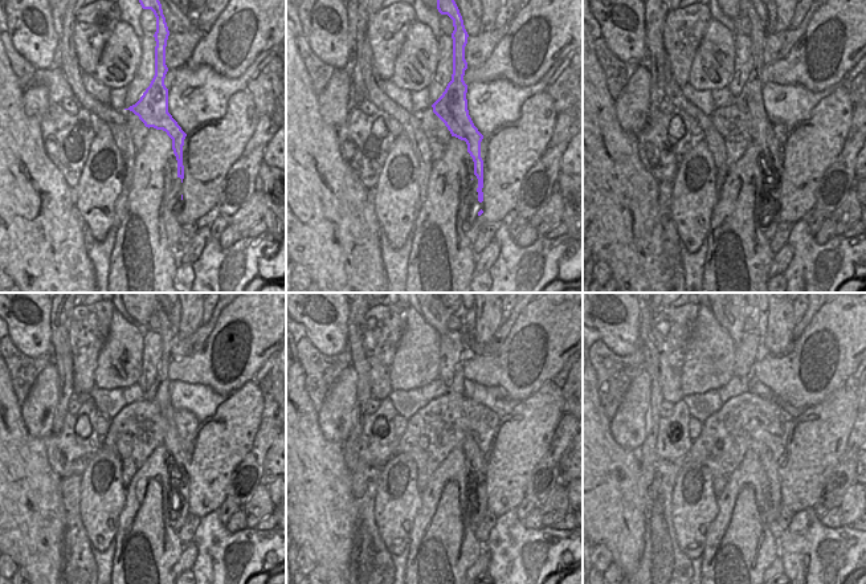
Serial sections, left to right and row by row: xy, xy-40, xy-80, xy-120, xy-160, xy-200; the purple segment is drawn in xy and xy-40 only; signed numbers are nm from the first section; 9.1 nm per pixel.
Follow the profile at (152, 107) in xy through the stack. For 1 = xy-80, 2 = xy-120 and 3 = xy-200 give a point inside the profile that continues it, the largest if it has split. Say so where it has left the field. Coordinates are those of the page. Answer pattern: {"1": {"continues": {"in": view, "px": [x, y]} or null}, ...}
{"1": {"continues": {"in": "xy-80", "px": [750, 102]}}, "2": {"continues": {"in": "xy-120", "px": [158, 393]}}, "3": {"continues": {"in": "xy-200", "px": [771, 486]}}}

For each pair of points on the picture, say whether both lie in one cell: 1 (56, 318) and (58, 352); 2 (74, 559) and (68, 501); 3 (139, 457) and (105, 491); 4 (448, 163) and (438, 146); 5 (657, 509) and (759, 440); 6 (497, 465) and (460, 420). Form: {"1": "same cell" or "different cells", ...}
{"1": "same cell", "2": "same cell", "3": "different cells", "4": "different cells", "5": "same cell", "6": "different cells"}

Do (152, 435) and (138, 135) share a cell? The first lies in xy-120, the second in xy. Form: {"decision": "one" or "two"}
{"decision": "one"}

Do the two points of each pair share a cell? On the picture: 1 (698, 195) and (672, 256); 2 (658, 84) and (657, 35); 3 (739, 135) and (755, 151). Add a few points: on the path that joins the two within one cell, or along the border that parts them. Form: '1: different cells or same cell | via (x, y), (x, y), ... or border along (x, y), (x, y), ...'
1: different cells | border along (672, 208), (672, 220), (681, 241)
2: same cell | via (656, 72), (656, 47)
3: different cells | border along (752, 142), (728, 168)

